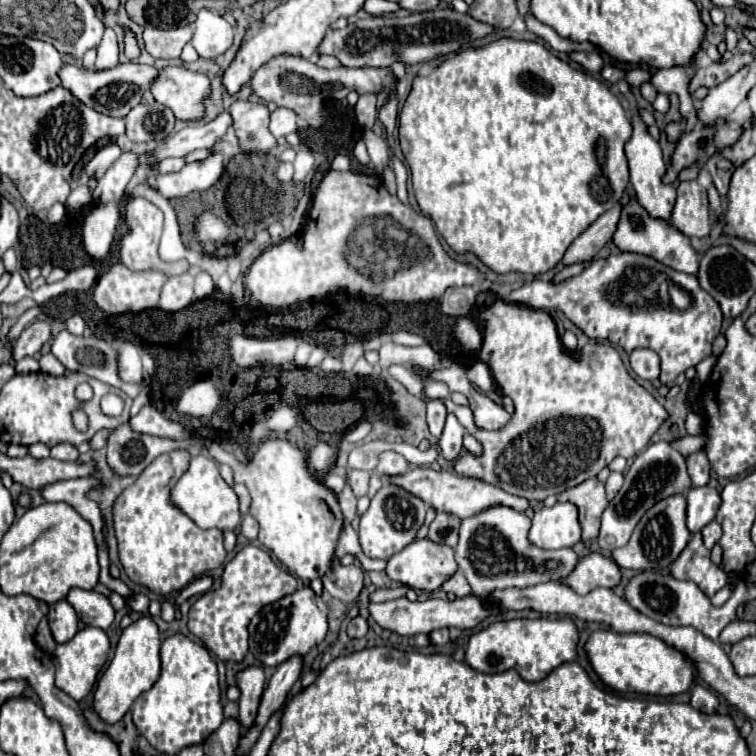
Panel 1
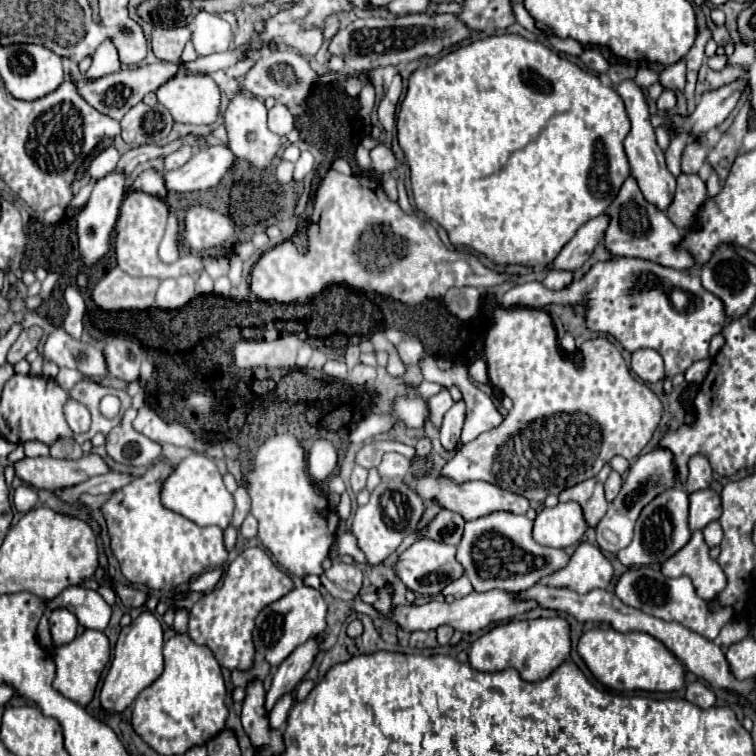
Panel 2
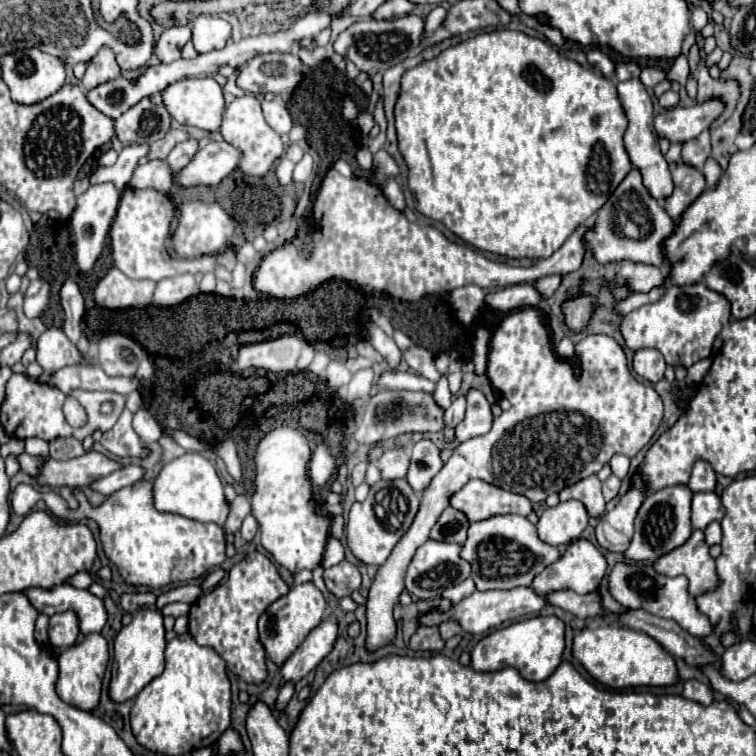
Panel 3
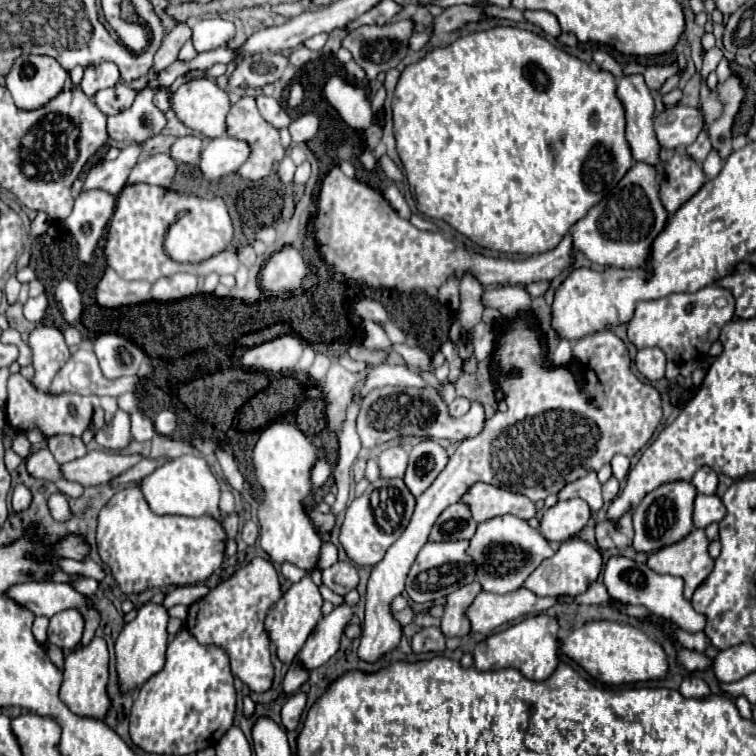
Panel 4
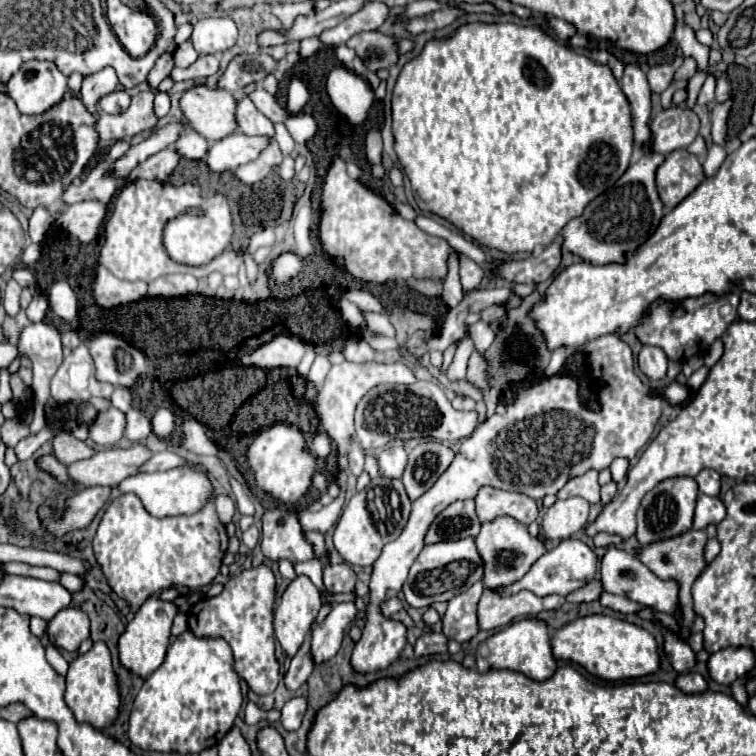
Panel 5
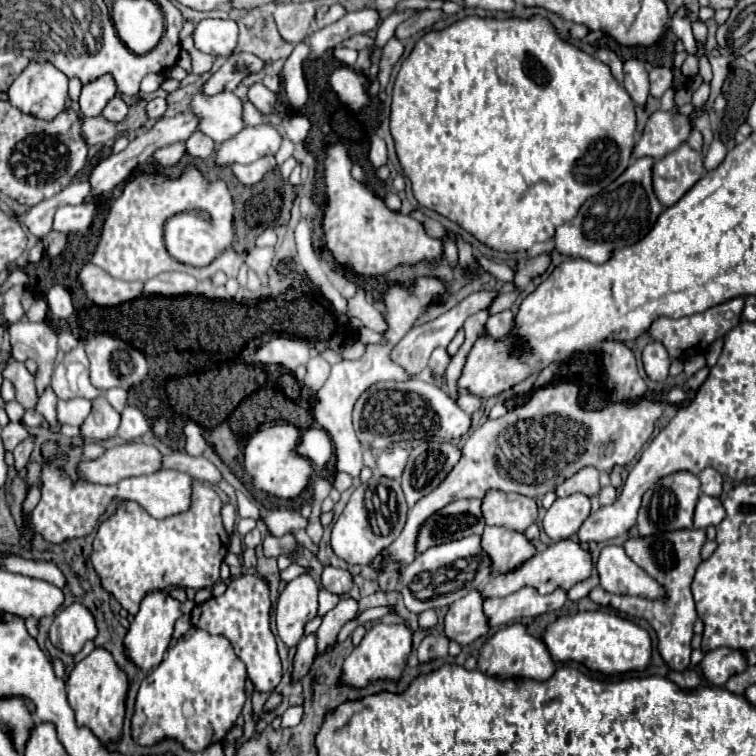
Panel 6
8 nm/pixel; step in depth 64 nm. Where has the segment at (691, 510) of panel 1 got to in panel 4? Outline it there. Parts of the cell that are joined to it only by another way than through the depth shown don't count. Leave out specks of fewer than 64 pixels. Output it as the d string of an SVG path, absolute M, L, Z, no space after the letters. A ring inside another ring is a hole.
M716 494L696 496L694 500L694 526L696 528L706 528L712 522L720 522L724 516L726 516L726 508Z

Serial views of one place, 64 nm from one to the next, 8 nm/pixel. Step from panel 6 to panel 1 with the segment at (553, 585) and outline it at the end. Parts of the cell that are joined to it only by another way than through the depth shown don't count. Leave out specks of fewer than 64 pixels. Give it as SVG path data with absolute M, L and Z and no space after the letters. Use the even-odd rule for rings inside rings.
M590 554L580 560L576 570L562 580L570 588L574 588L578 594L588 594L594 588L616 588L622 582L622 572L612 558L604 558L602 554Z

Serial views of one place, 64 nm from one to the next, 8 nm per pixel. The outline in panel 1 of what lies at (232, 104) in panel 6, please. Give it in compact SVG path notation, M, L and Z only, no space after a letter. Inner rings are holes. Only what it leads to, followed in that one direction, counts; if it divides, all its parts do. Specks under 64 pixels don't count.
M164 66L150 86L156 102L172 108L180 120L196 120L202 116L200 100L210 90L210 78L184 66Z

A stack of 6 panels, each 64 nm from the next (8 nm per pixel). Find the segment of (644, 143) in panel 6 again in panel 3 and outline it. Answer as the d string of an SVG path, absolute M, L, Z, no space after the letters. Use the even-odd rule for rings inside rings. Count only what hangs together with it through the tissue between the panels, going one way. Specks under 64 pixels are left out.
M708 98L708 102L696 102L688 108L670 108L654 118L654 128L670 142L686 142L708 130L724 108L726 104L720 98Z

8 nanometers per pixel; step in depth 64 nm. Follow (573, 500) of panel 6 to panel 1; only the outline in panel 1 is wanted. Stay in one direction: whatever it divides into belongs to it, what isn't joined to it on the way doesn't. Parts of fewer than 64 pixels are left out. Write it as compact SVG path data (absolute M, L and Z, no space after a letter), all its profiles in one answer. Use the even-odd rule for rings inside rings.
M556 502L552 508L536 510L532 528L528 534L530 542L538 548L568 548L580 542L578 510L570 502Z

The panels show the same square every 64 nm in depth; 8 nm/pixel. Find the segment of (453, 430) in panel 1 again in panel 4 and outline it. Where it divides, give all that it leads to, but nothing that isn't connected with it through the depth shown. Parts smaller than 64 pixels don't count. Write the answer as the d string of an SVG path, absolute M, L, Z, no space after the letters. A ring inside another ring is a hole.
M456 398L456 400L448 406L448 410L450 410L450 414L452 414L454 418L464 416L464 414L468 412L468 408L470 408L470 400L468 400L468 398Z

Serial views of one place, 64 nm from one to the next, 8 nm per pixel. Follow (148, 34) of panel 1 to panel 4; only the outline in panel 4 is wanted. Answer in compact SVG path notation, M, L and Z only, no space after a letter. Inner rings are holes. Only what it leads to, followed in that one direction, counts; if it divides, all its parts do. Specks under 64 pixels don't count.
M178 24L174 30L170 30L164 36L164 42L154 58L154 72L162 72L164 68L168 68L172 62L178 60L178 52L180 52L182 44L190 38L190 34L192 34L192 30L186 24Z

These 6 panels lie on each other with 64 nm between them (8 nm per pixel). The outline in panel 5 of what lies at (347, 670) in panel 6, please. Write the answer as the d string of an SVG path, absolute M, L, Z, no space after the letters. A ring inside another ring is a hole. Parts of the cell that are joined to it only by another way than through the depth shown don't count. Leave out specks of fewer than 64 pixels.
M604 334L596 339L596 344L598 383L606 383L598 390L600 410L590 410L580 402L579 385L565 372L522 382L516 386L516 396L508 404L506 414L494 414L482 422L476 432L460 444L452 466L448 466L448 470L436 480L436 486L412 502L412 514L406 528L394 542L384 546L380 558L374 562L366 624L362 638L352 652L352 666L356 670L372 672L386 668L402 652L406 644L406 626L386 618L380 612L380 606L402 590L410 566L424 548L428 526L448 504L474 498L480 486L520 492L538 500L556 494L568 480L588 472L590 468L608 468L618 456L632 460L650 440L660 418L662 398L652 396L650 386L642 384L634 374L632 350L617 334Z

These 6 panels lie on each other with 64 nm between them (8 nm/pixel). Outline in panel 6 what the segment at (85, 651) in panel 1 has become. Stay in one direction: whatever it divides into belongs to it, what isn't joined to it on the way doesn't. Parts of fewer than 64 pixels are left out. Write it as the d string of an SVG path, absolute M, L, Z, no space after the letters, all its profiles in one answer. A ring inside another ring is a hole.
M94 648L84 660L80 660L68 676L68 704L76 714L78 726L88 726L102 742L120 738L124 722L124 700L128 690L126 674L116 666L106 648Z

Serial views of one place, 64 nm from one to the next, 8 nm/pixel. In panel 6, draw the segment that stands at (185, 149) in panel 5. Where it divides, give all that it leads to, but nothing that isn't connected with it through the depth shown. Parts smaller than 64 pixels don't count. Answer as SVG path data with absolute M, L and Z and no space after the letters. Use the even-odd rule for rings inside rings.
M198 130L184 144L186 144L186 152L194 158L210 158L214 154L214 148L216 148L216 144Z

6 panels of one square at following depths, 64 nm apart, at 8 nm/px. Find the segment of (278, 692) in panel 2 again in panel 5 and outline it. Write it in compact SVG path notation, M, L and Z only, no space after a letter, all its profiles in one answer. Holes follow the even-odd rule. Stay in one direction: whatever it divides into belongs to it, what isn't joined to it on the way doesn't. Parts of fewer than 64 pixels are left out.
M344 602L344 604L334 604L332 612L324 618L324 622L314 626L312 630L314 664L326 662L336 656L344 638L344 628L348 628L354 618L356 618L356 606L352 602Z

